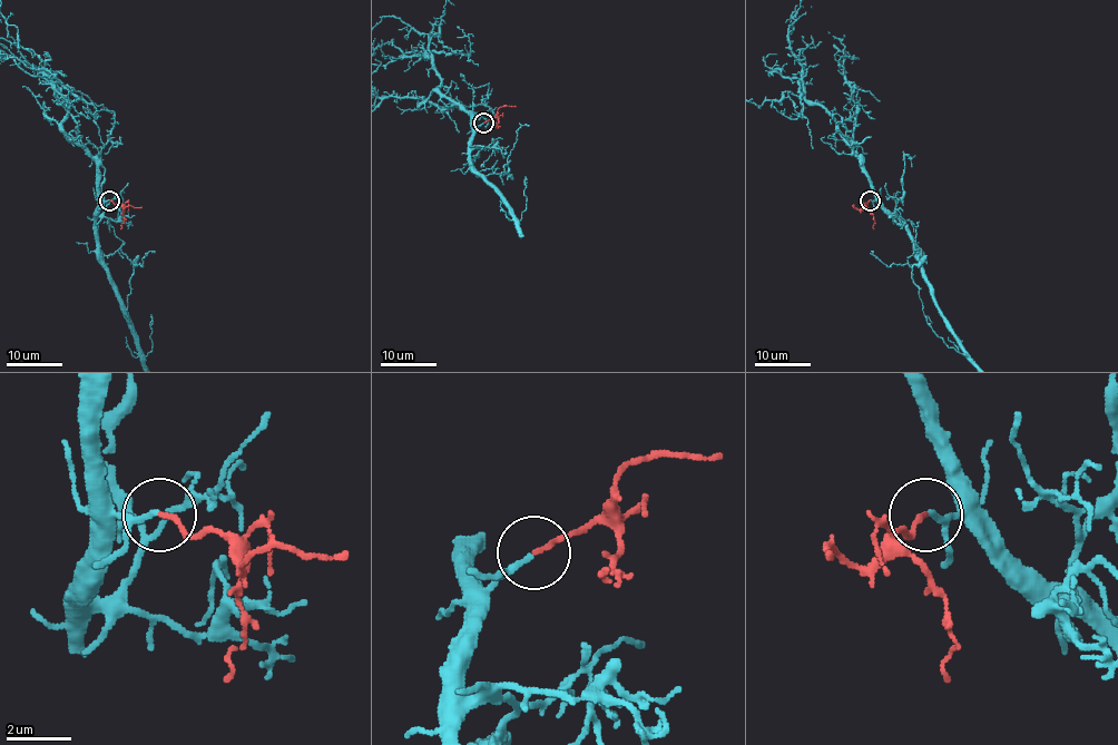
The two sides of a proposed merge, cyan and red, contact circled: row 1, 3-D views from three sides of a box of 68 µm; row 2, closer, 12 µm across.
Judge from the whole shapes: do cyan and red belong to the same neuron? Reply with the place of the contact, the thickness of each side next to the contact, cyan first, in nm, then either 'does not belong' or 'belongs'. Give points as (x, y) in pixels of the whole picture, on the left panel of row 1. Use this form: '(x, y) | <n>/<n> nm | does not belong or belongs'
(109, 201) | 120/140 nm | belongs

